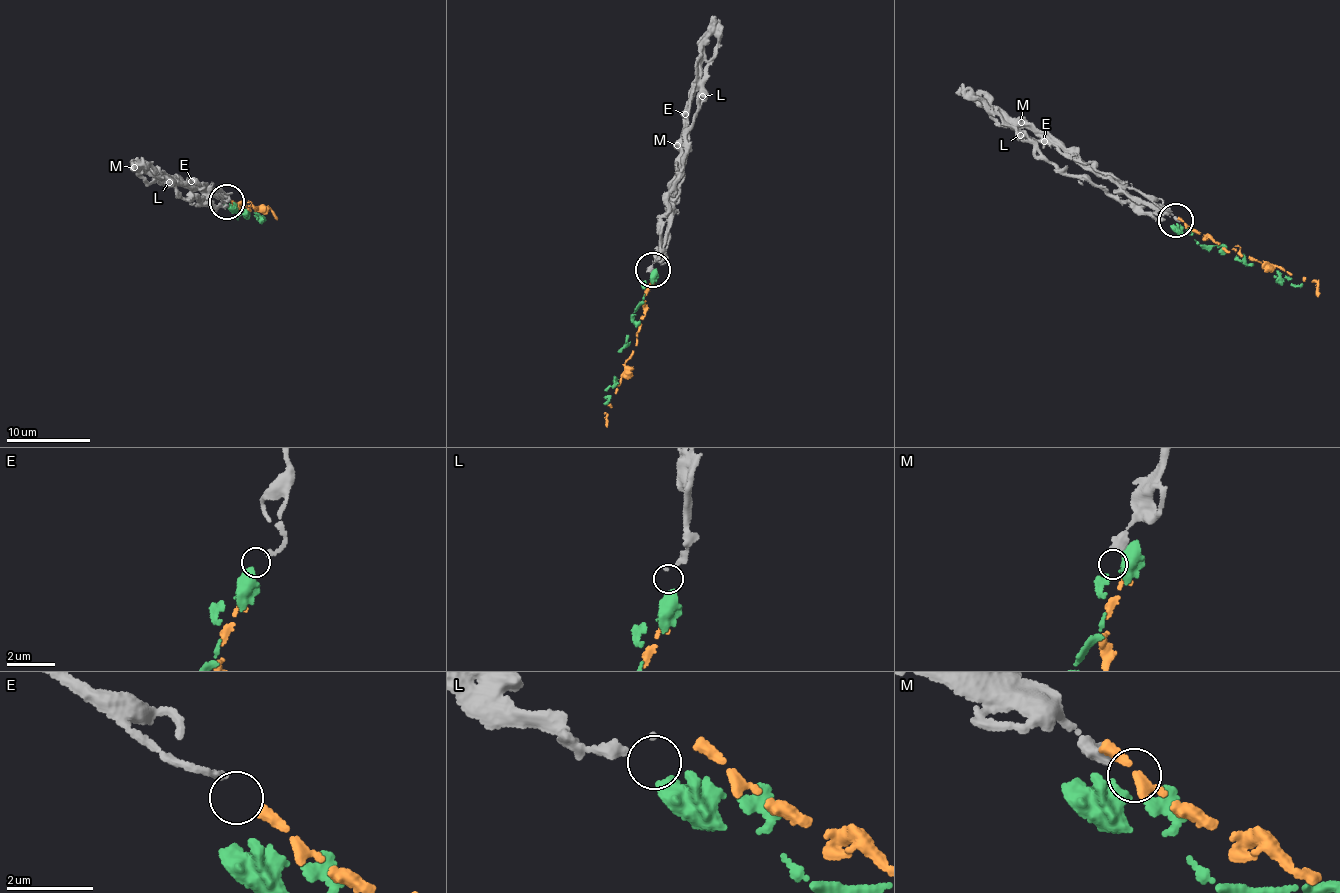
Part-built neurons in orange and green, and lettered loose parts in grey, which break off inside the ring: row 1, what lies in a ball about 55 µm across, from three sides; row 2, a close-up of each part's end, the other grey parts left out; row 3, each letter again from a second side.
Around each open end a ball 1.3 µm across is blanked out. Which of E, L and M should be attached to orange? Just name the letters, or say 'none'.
E

